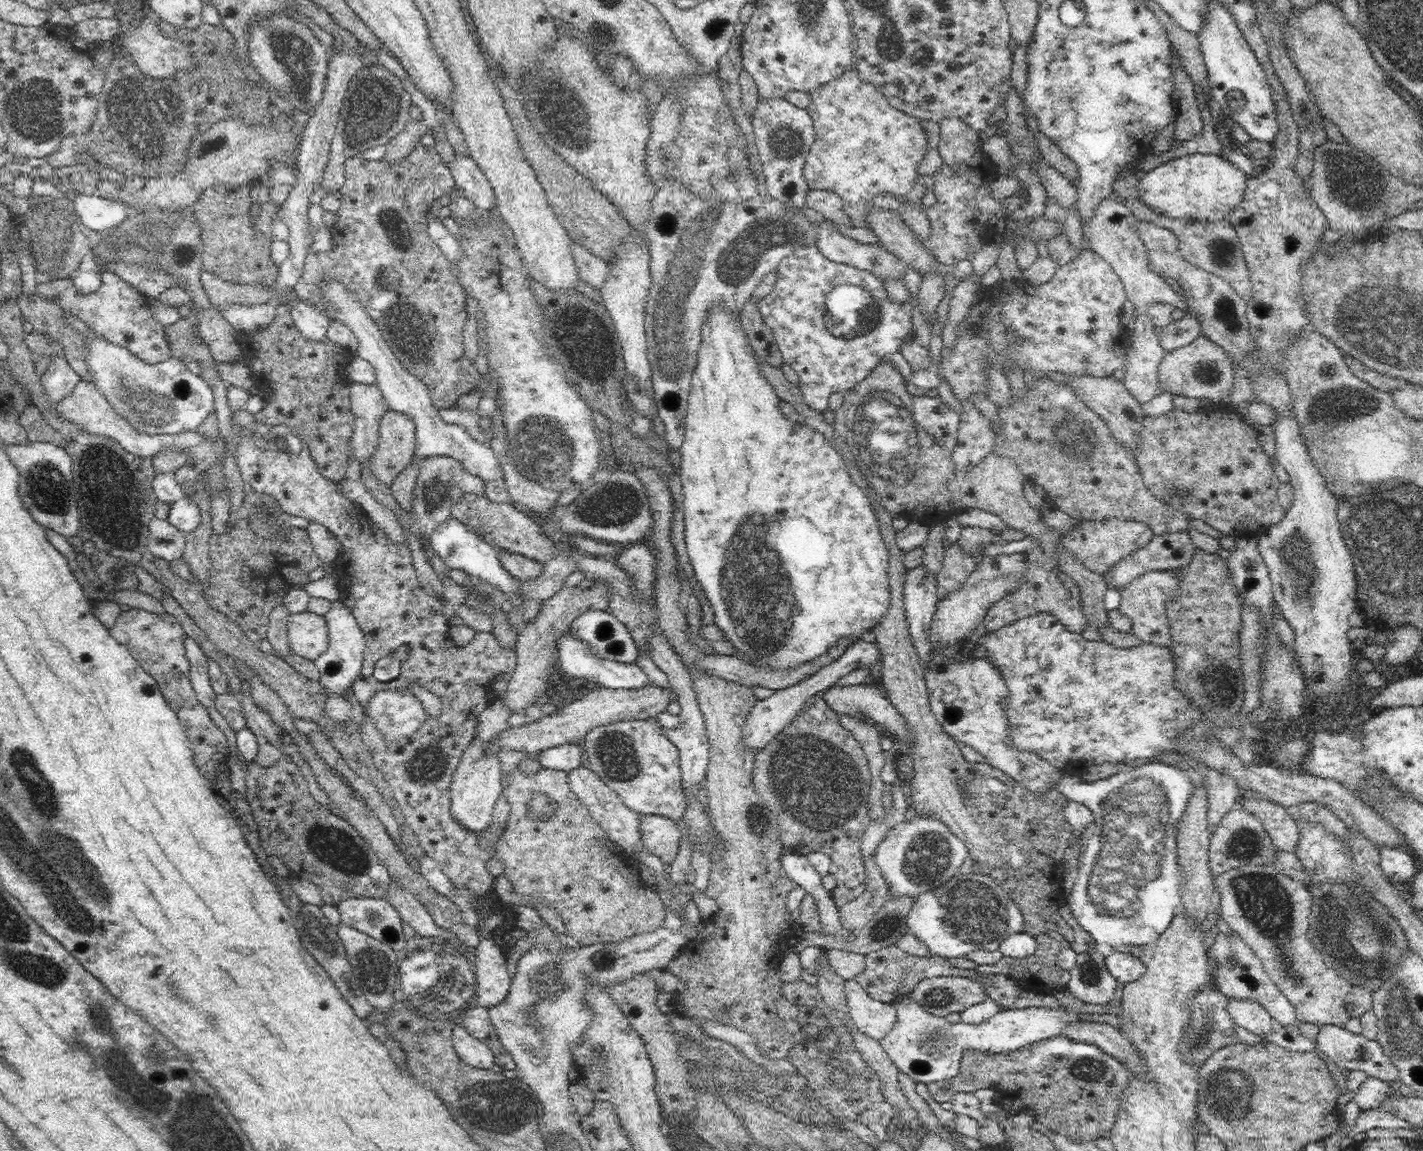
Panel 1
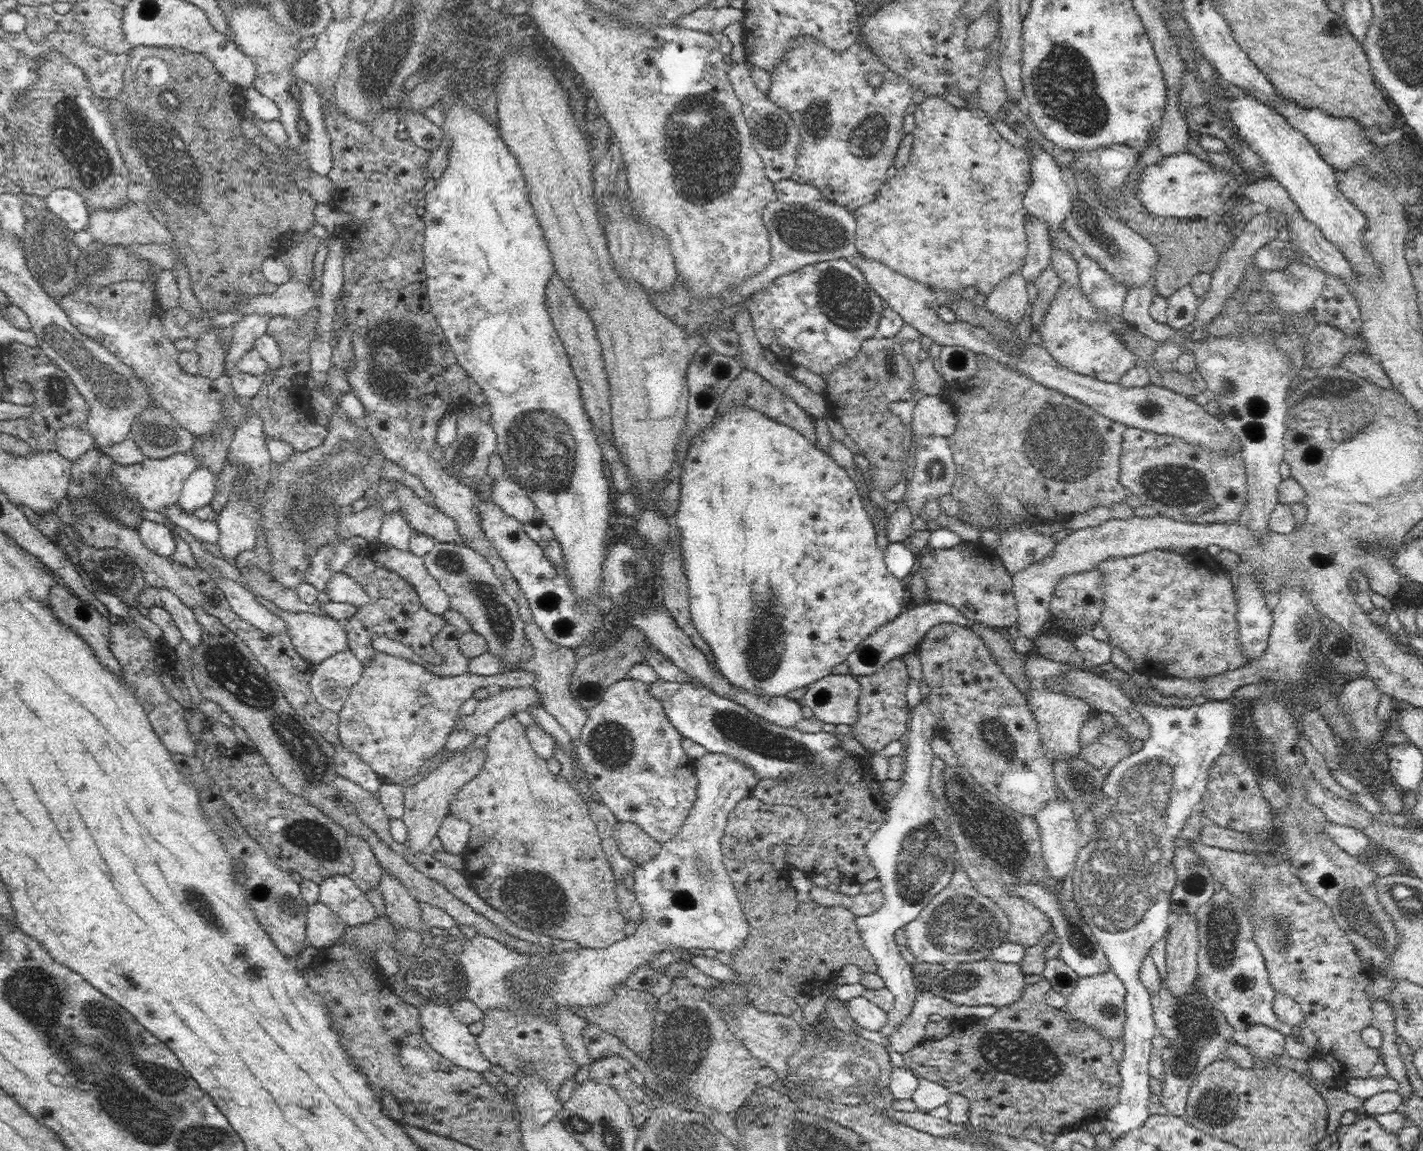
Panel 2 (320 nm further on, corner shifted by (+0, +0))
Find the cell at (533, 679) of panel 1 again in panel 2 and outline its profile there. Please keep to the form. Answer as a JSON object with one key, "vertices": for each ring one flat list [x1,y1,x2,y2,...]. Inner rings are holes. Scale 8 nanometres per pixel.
{"vertices":[[514,714,506,716,502,722,497,723,489,732,489,739,486,748,486,758,484,766,480,772,470,779,457,793,452,797,449,806,449,814,458,818,463,818,470,823,470,838,467,847,464,849,463,864,465,875,469,878,471,887,478,893,478,896,485,900,492,908,501,912,510,922,516,926,531,930,537,935,552,936,552,938,562,938,562,940,574,940,583,948,609,948,611,944,625,940,626,922,625,916,619,911,616,896,616,879,613,873,612,865,608,862,606,853,601,845,596,823,590,817,588,805,582,801,580,792,568,782,568,780,556,773,553,773,542,758,539,758,536,752,531,748,528,740,525,726,522,725]]}

